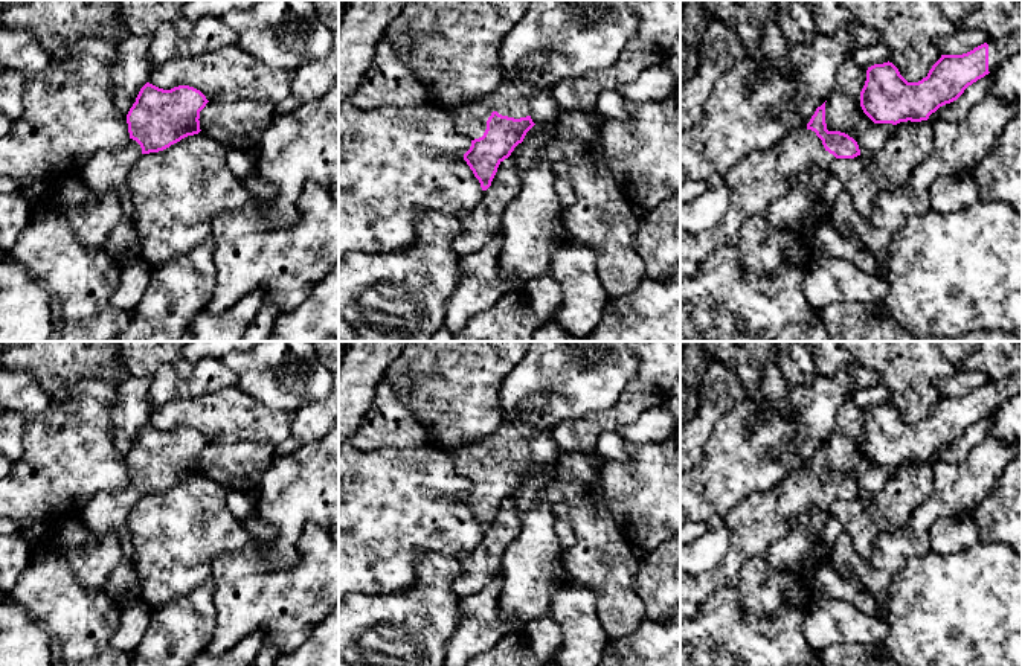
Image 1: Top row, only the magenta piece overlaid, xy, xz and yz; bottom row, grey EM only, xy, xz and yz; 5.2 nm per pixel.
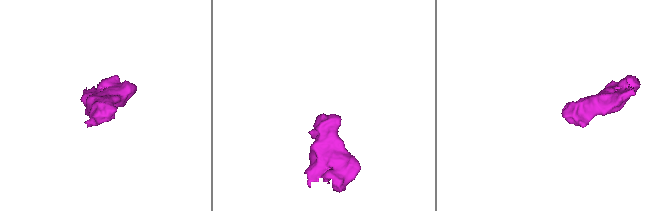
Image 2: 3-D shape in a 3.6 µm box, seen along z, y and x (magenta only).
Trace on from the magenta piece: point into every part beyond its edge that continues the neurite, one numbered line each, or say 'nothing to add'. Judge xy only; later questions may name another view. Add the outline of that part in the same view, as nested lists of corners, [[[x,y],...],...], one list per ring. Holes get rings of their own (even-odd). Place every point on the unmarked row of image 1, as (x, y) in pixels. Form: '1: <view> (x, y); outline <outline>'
1: xy (106, 512); outline [[[128,480],[128,483],[114,492],[101,491],[84,506],[81,520],[93,535],[117,533],[127,524],[127,517],[142,497],[140,486]]]

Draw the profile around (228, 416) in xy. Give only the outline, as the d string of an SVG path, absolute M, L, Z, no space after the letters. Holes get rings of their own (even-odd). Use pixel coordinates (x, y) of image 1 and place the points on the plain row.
M229 386L214 393L175 398L162 407L153 407L148 424L163 431L189 427L200 431L209 443L258 442L278 445L290 436L294 415L294 411L264 407L238 386Z

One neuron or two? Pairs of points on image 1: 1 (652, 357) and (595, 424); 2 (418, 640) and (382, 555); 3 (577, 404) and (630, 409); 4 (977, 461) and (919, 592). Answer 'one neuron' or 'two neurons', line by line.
1: one neuron
2: two neurons
3: two neurons
4: two neurons

